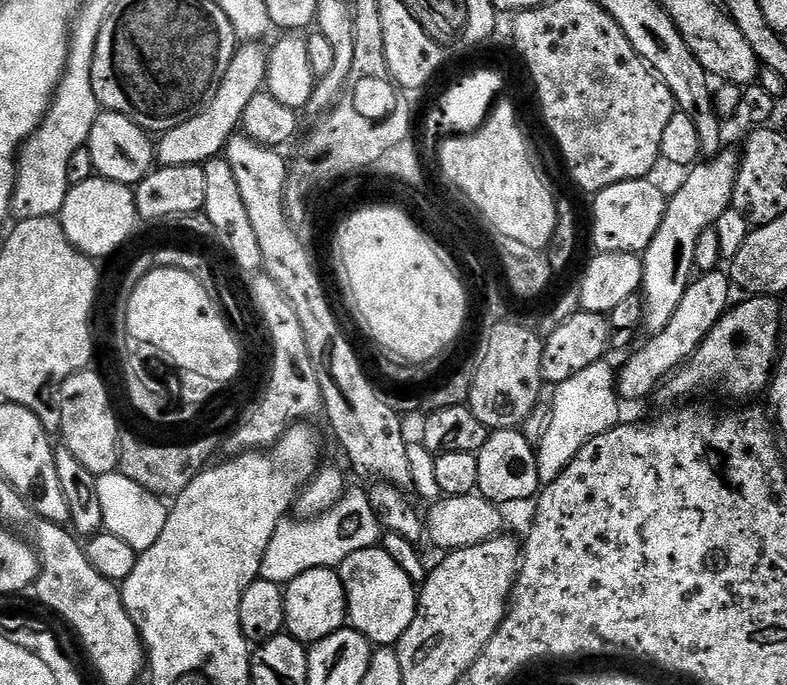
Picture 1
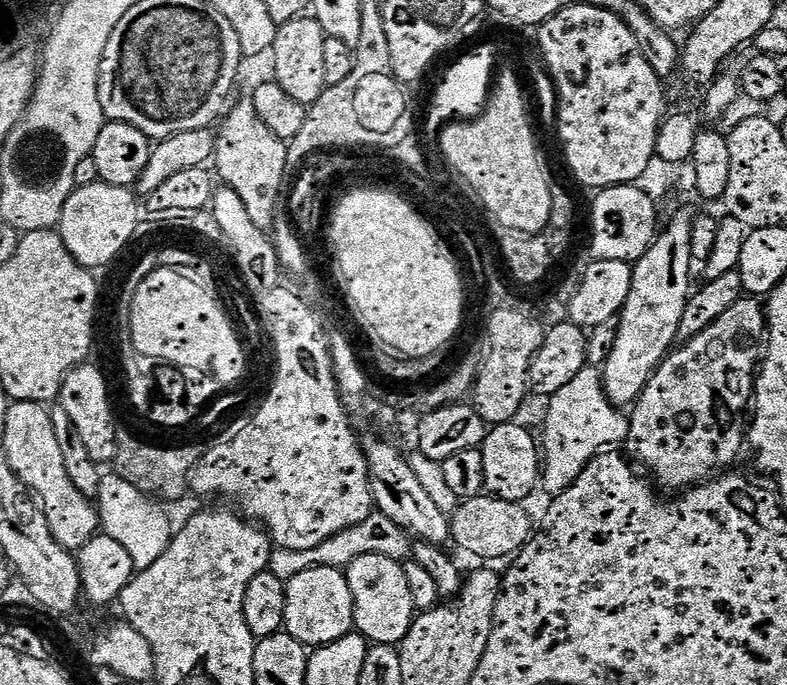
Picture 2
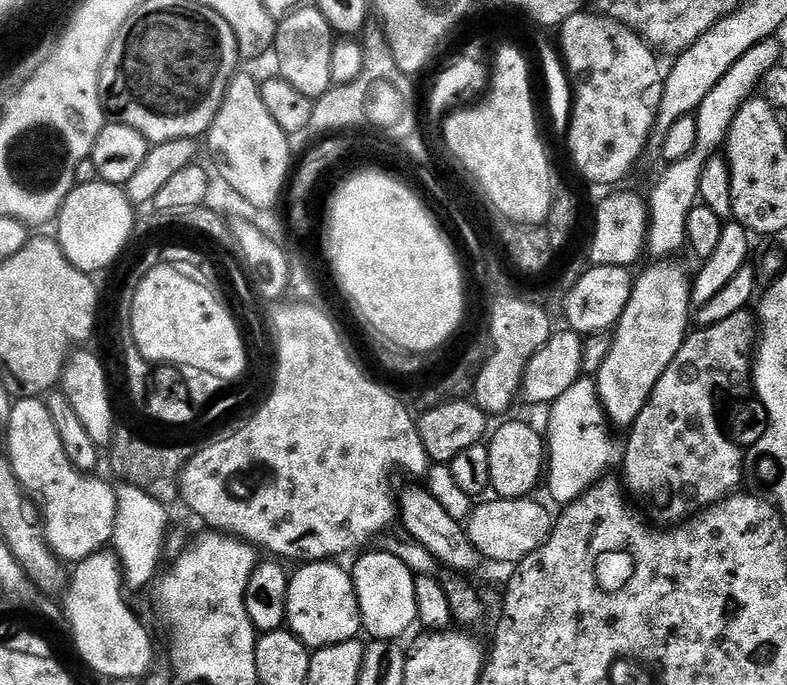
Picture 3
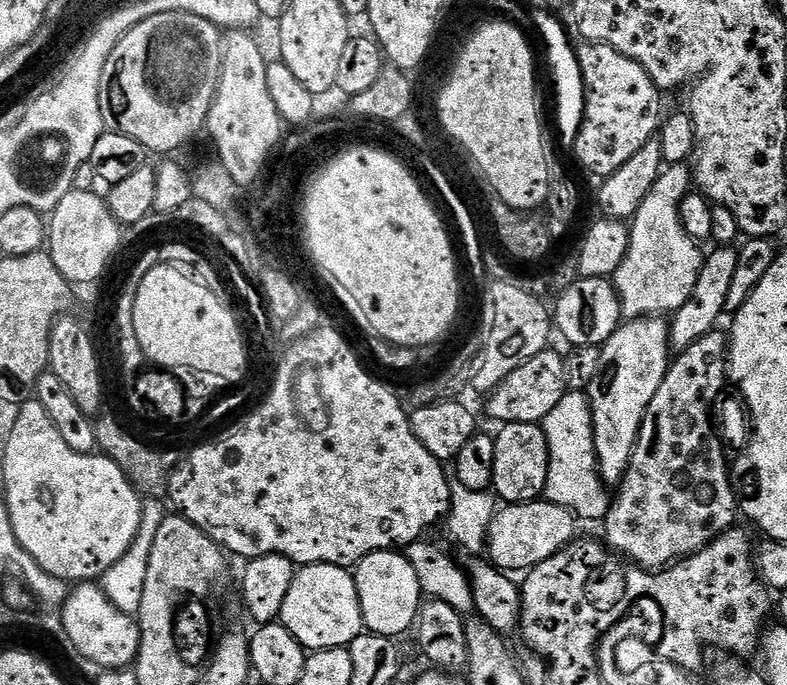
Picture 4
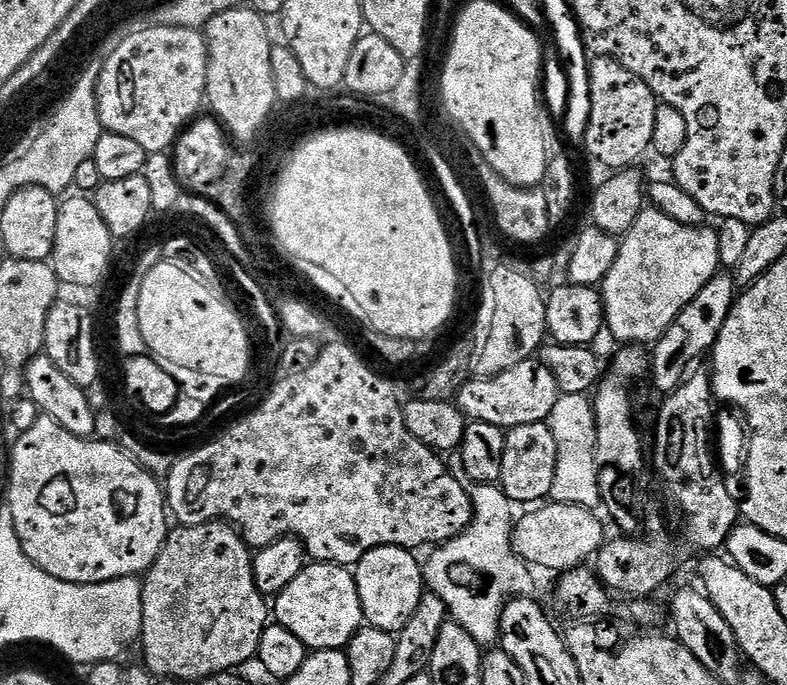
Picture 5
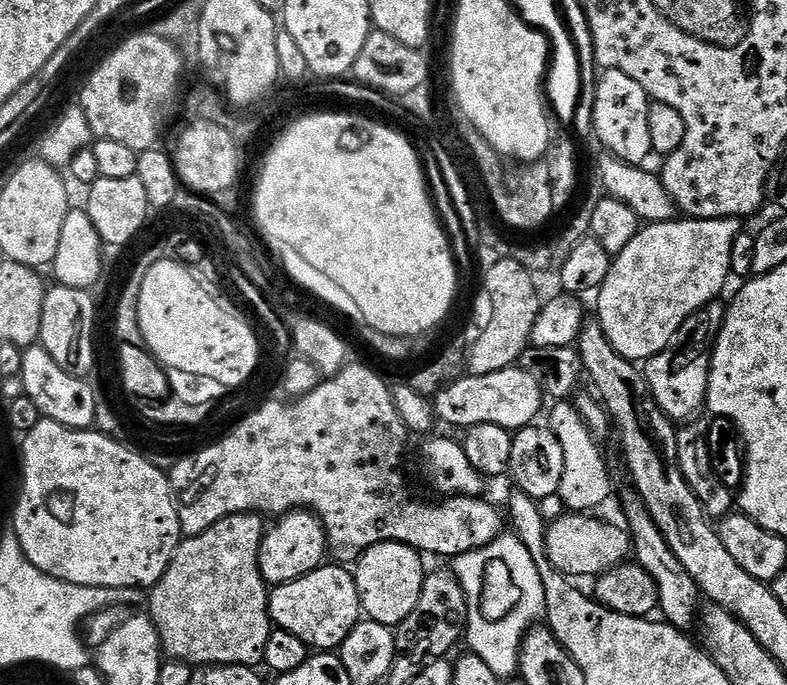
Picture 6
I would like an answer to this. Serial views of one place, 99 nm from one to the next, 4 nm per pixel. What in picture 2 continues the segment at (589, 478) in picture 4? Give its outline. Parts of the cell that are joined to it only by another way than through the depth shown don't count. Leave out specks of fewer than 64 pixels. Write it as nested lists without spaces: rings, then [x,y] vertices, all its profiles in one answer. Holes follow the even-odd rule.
[[[585,366],[562,390],[558,390],[547,401],[548,413],[544,416],[544,440],[542,436],[542,488],[549,492],[549,497],[555,498],[564,492],[586,470],[592,459],[605,450],[615,449],[628,439],[629,417],[624,416],[617,405],[610,402],[604,389],[604,378],[599,367]]]

